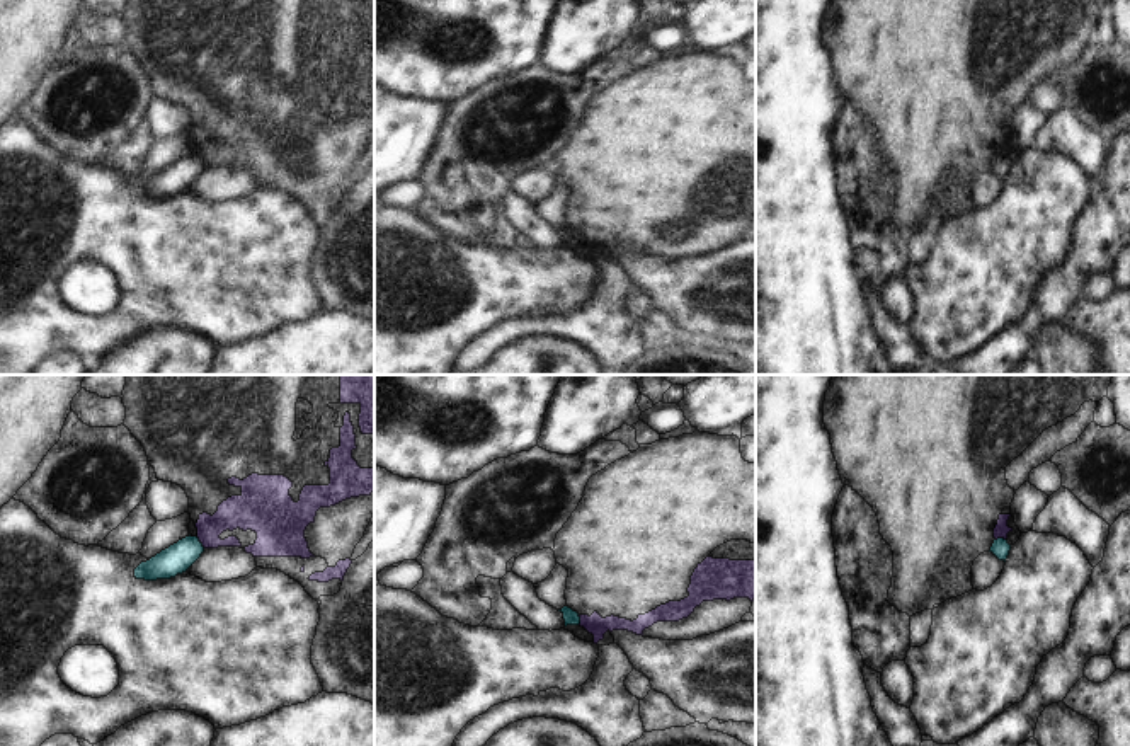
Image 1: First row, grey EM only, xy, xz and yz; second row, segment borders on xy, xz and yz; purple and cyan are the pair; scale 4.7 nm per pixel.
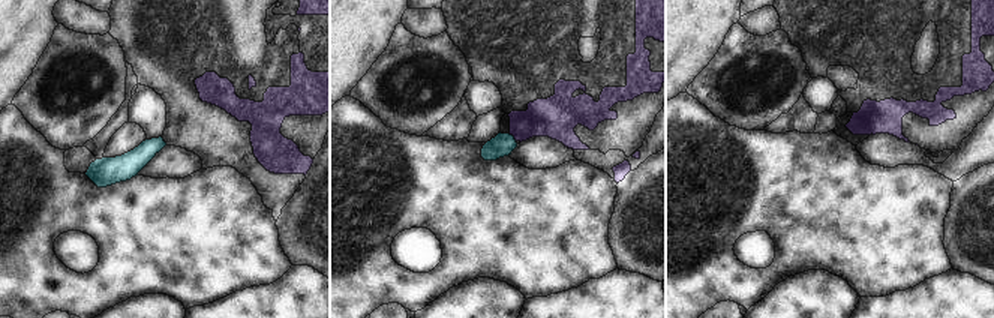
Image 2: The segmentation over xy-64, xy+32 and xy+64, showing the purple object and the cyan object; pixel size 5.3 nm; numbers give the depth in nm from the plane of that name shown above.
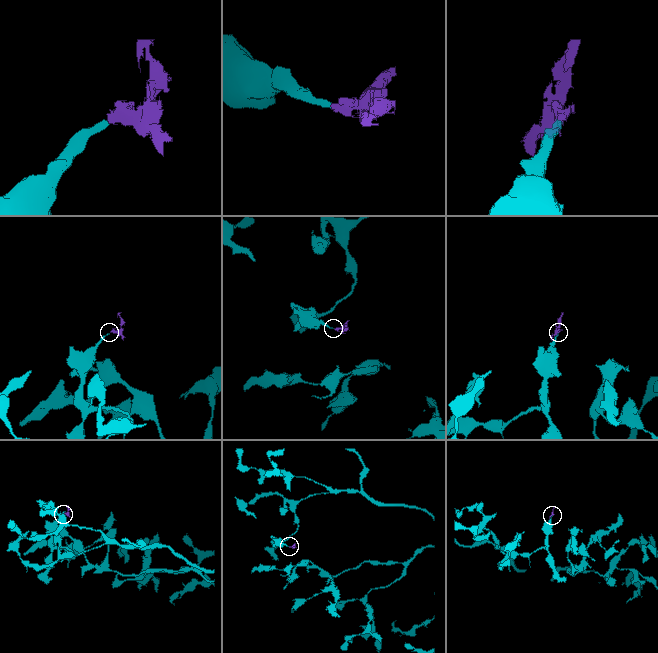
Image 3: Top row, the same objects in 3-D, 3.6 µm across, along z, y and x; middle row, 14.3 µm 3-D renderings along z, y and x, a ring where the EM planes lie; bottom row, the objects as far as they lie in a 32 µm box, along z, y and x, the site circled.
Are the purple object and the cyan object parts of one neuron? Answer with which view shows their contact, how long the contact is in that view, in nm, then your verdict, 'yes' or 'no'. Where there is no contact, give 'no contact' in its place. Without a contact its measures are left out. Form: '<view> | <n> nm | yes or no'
xy | 70 nm | no

